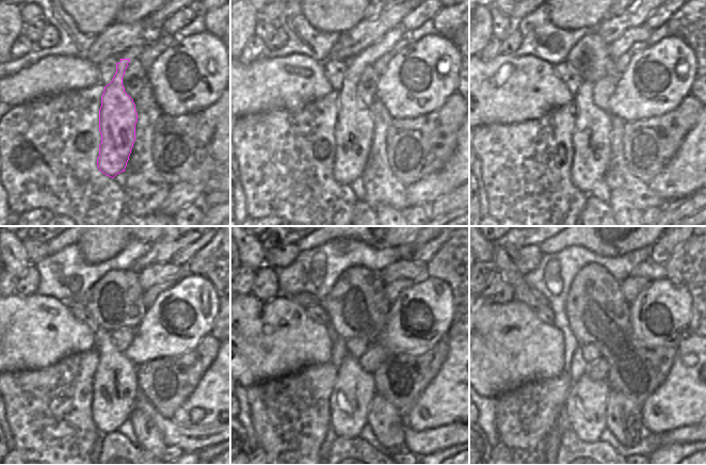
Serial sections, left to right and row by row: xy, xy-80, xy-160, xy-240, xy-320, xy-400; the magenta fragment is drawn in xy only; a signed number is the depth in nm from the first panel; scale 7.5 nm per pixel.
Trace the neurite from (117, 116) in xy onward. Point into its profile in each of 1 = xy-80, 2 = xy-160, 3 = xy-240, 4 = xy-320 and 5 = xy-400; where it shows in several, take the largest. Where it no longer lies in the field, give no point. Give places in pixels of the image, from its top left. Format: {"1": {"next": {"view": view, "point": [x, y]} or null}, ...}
{"1": {"next": {"view": "xy-80", "point": [354, 128]}}, "2": {"next": {"view": "xy-160", "point": [592, 135]}}, "3": {"next": {"view": "xy-240", "point": [115, 384]}}, "4": {"next": {"view": "xy-320", "point": [354, 389]}}, "5": {"next": {"view": "xy-400", "point": [587, 403]}}}

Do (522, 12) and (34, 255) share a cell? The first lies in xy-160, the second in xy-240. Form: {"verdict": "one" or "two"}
{"verdict": "two"}

